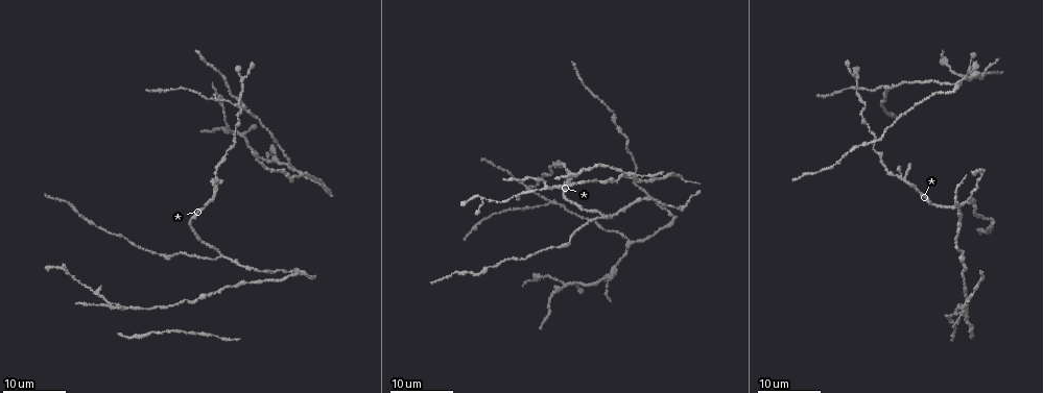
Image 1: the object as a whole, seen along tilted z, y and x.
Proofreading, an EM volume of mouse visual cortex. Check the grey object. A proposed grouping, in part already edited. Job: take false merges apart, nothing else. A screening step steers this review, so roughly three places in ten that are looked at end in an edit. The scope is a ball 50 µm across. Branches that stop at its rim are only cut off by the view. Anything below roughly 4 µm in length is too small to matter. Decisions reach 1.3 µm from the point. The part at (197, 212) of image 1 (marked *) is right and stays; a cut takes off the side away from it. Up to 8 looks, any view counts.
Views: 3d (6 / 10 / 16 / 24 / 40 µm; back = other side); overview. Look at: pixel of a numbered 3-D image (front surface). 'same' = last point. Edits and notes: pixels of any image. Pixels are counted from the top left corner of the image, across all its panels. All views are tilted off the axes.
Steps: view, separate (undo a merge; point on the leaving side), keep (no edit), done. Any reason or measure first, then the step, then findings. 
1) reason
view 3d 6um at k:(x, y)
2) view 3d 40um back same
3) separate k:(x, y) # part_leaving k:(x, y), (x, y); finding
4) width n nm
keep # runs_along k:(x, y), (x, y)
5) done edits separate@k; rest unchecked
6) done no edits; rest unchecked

three arms meet
view 3d 24um at 1:(609, 215)

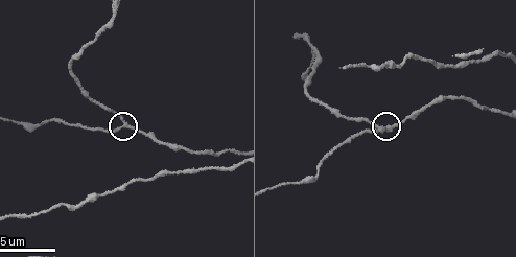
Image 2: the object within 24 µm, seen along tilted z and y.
zoom in
view 3d 6um at 2:(390, 130)

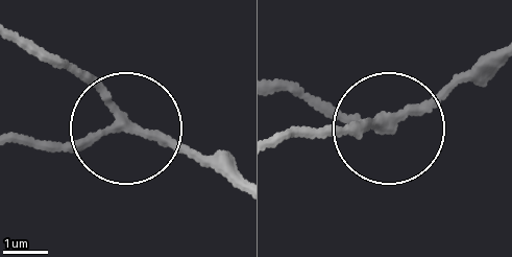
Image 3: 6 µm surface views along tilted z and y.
view 3d 6um back at 3:(385, 124)

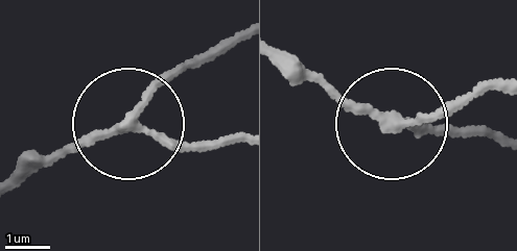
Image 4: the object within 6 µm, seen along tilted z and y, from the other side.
width 190 nm
keep # runs_along 4:(233, 34), (167, 75), (132, 120), (188, 144), (236, 145); one cell here

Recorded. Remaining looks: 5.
three arms meet
view 3d 24um at 1:(545, 189)

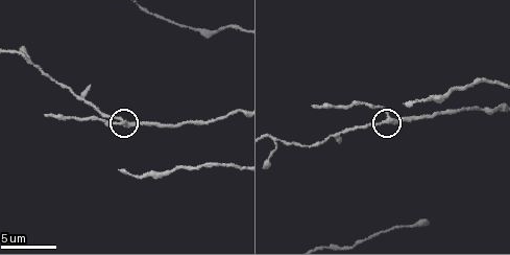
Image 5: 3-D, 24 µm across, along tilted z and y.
view 3d 10um at 5:(387, 120)

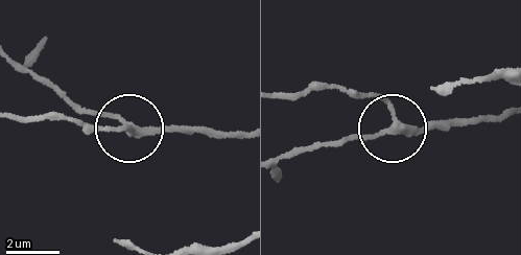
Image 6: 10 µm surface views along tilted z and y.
view 3d 6um at 6:(393, 128)

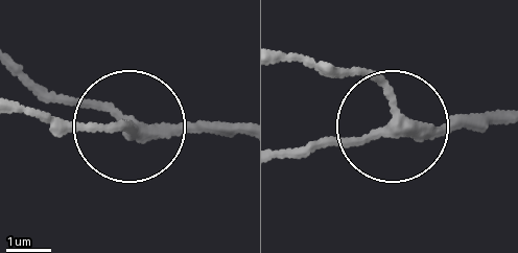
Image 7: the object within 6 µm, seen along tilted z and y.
width 230 nm
keep # runs_along 7:(501, 111), (282, 153); continuous, no second cell

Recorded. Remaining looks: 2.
thick turns thin
view 3d 24um at 1:(239, 107)

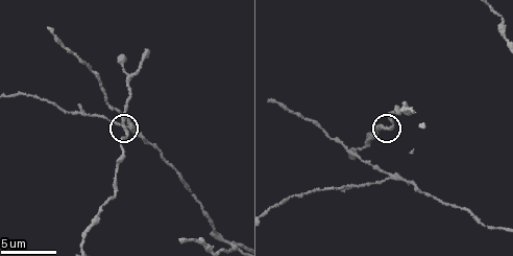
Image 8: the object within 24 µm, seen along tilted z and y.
zoom in
view 3d 10um at 8:(389, 126)

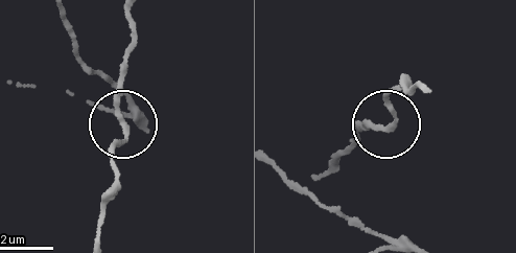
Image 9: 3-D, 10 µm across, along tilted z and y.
width 200 nm
keep # runs_along 9:(100, 238), (112, 153), (126, 136), (119, 101), (127, 64); continuous, no second cell

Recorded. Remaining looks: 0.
done no edits; rest unchecked

